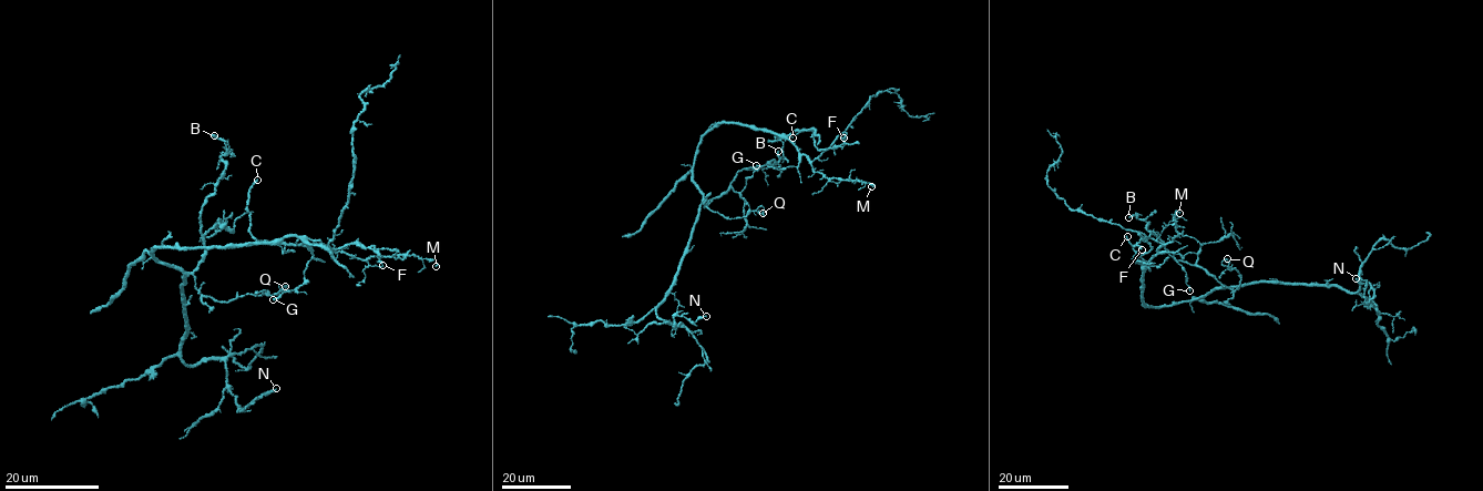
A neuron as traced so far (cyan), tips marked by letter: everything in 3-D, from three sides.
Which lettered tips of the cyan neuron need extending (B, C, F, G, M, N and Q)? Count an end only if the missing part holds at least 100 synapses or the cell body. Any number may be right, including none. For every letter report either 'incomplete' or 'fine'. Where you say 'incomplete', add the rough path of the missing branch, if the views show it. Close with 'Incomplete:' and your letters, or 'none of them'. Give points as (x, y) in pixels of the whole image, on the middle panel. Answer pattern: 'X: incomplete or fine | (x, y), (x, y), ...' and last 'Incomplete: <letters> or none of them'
B: fine
C: fine
F: fine
G: fine
M: fine
N: fine
Q: fine
Incomplete: none of them

